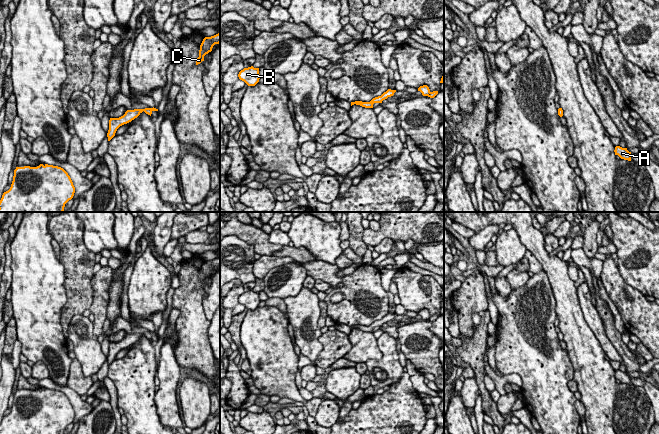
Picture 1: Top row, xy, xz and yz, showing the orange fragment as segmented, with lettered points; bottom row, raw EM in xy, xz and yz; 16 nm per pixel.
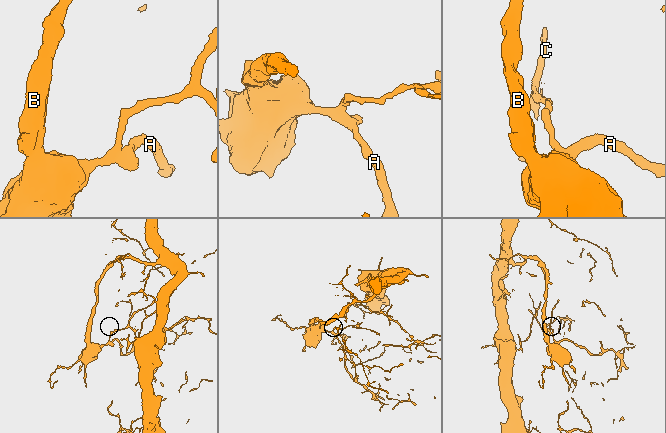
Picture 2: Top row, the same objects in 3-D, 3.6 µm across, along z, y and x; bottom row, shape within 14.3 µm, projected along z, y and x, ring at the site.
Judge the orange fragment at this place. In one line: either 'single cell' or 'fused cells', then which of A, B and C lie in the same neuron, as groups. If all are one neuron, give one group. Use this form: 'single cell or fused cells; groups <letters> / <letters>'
fused cells; groups A B / C

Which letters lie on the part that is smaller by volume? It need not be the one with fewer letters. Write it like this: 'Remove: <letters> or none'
Remove: C

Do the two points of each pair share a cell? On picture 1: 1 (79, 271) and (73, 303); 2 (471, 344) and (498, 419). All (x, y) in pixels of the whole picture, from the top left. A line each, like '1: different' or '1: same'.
1: same
2: same

